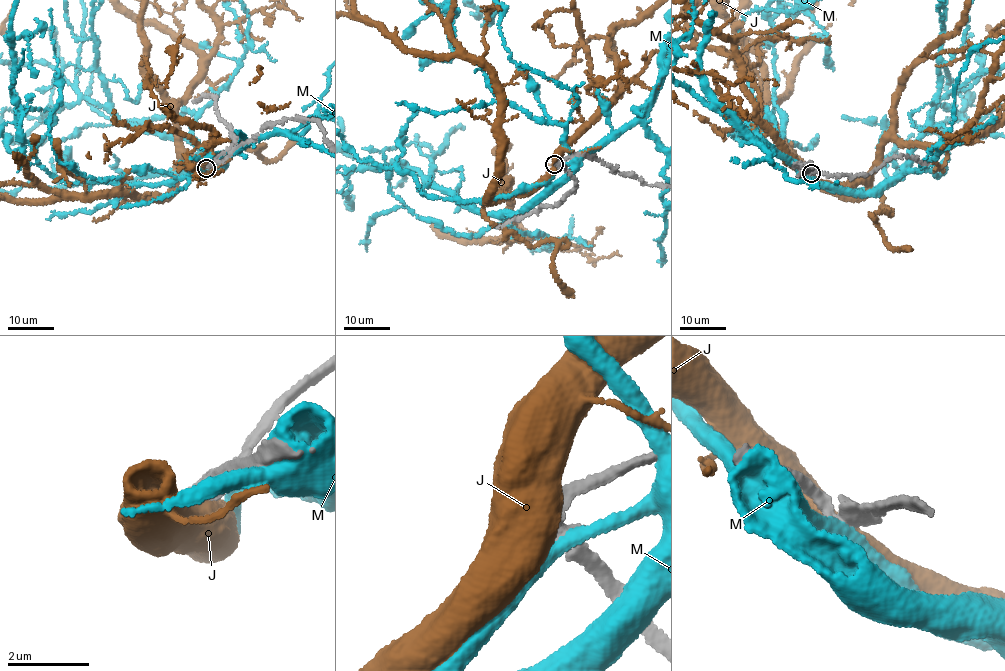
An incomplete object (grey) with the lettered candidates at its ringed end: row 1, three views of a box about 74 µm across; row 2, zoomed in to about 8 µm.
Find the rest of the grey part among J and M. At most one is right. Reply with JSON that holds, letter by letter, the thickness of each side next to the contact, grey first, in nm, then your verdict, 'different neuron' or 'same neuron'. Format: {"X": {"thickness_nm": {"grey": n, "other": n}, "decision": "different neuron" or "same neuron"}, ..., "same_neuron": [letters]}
{"J": {"thickness_nm": {"grey": 340, "other": 750}, "decision": "different neuron"}, "M": {"thickness_nm": {"grey": 360, "other": 320}, "decision": "different neuron"}, "same_neuron": []}

